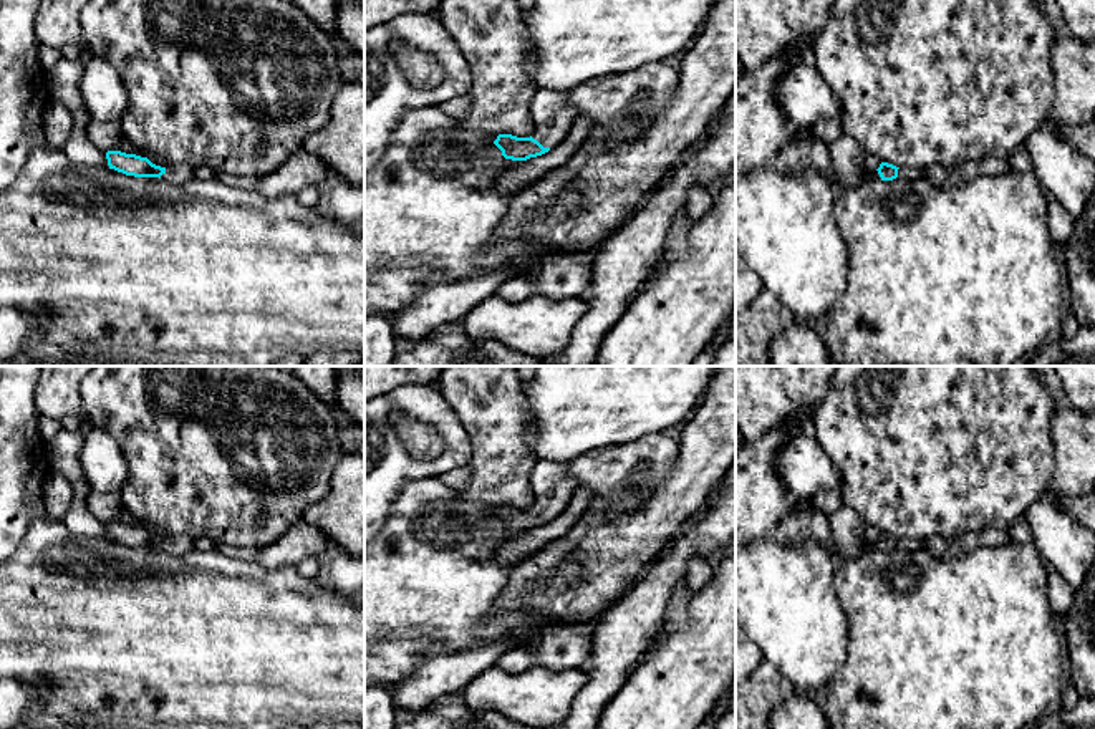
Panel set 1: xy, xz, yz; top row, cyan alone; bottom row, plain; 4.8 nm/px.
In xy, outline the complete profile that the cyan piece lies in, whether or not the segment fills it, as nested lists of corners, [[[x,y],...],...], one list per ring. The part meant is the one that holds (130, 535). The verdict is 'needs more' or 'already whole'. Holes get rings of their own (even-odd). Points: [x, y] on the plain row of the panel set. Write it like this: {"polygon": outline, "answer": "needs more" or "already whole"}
{"polygon": [[[108,522],[106,530],[108,530],[109,540],[114,540],[126,547],[159,548],[161,552],[172,553],[172,555],[184,555],[194,550],[194,540],[184,533],[161,538],[152,535],[147,529],[126,525],[121,522]]], "answer": "needs more"}

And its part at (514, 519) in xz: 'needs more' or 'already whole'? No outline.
needs more

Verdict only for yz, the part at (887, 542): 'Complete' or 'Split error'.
Split error

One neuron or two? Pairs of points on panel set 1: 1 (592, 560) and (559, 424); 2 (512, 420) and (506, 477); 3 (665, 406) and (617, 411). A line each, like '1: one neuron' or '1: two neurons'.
1: two neurons
2: one neuron
3: one neuron

